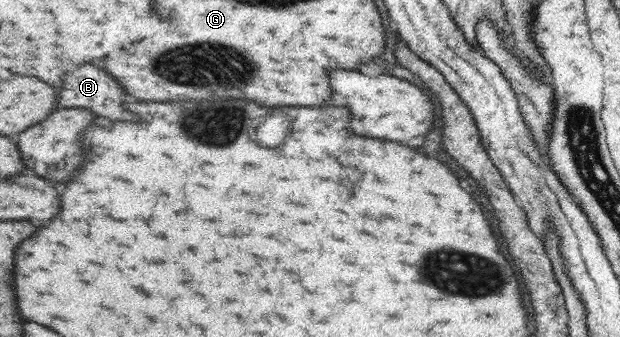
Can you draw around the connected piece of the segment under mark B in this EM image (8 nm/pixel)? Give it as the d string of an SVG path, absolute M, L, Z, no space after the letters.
M76 65L68 69L64 89L58 99L58 108L86 108L97 116L106 117L114 122L117 121L138 121L138 115L126 111L122 105L131 99L127 89L112 77L104 69L94 65Z

